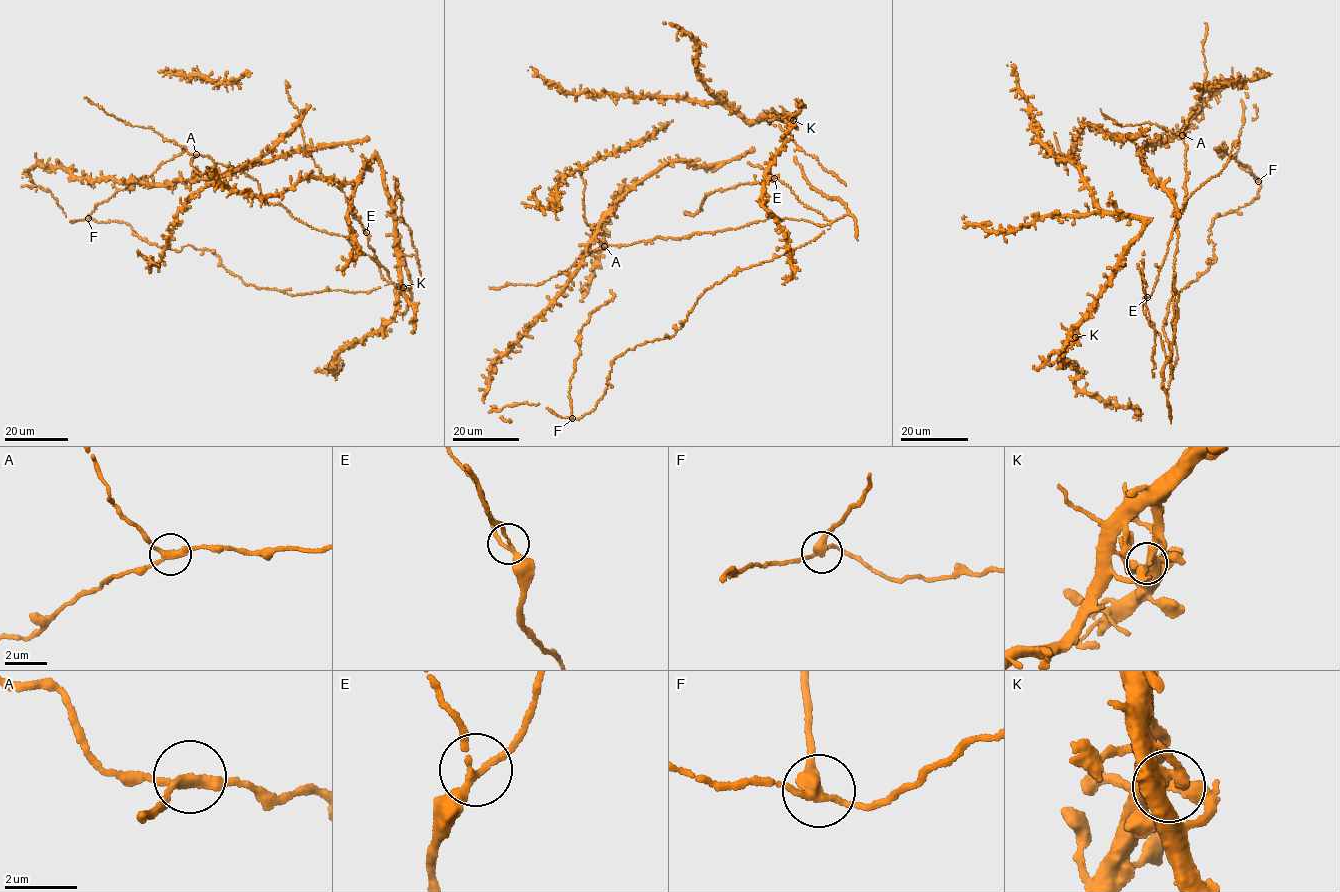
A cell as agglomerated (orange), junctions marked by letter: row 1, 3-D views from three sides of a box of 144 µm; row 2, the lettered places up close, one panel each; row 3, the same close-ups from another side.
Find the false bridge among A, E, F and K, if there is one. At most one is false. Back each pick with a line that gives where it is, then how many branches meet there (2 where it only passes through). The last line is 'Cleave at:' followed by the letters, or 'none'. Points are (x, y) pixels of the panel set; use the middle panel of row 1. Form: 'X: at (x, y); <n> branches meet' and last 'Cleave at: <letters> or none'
F: at (572, 418); 3 branches meet
Cleave at: F

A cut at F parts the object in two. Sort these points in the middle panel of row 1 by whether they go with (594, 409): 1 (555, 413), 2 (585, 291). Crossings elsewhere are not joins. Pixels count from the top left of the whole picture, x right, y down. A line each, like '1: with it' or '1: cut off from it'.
1: with it
2: with it

